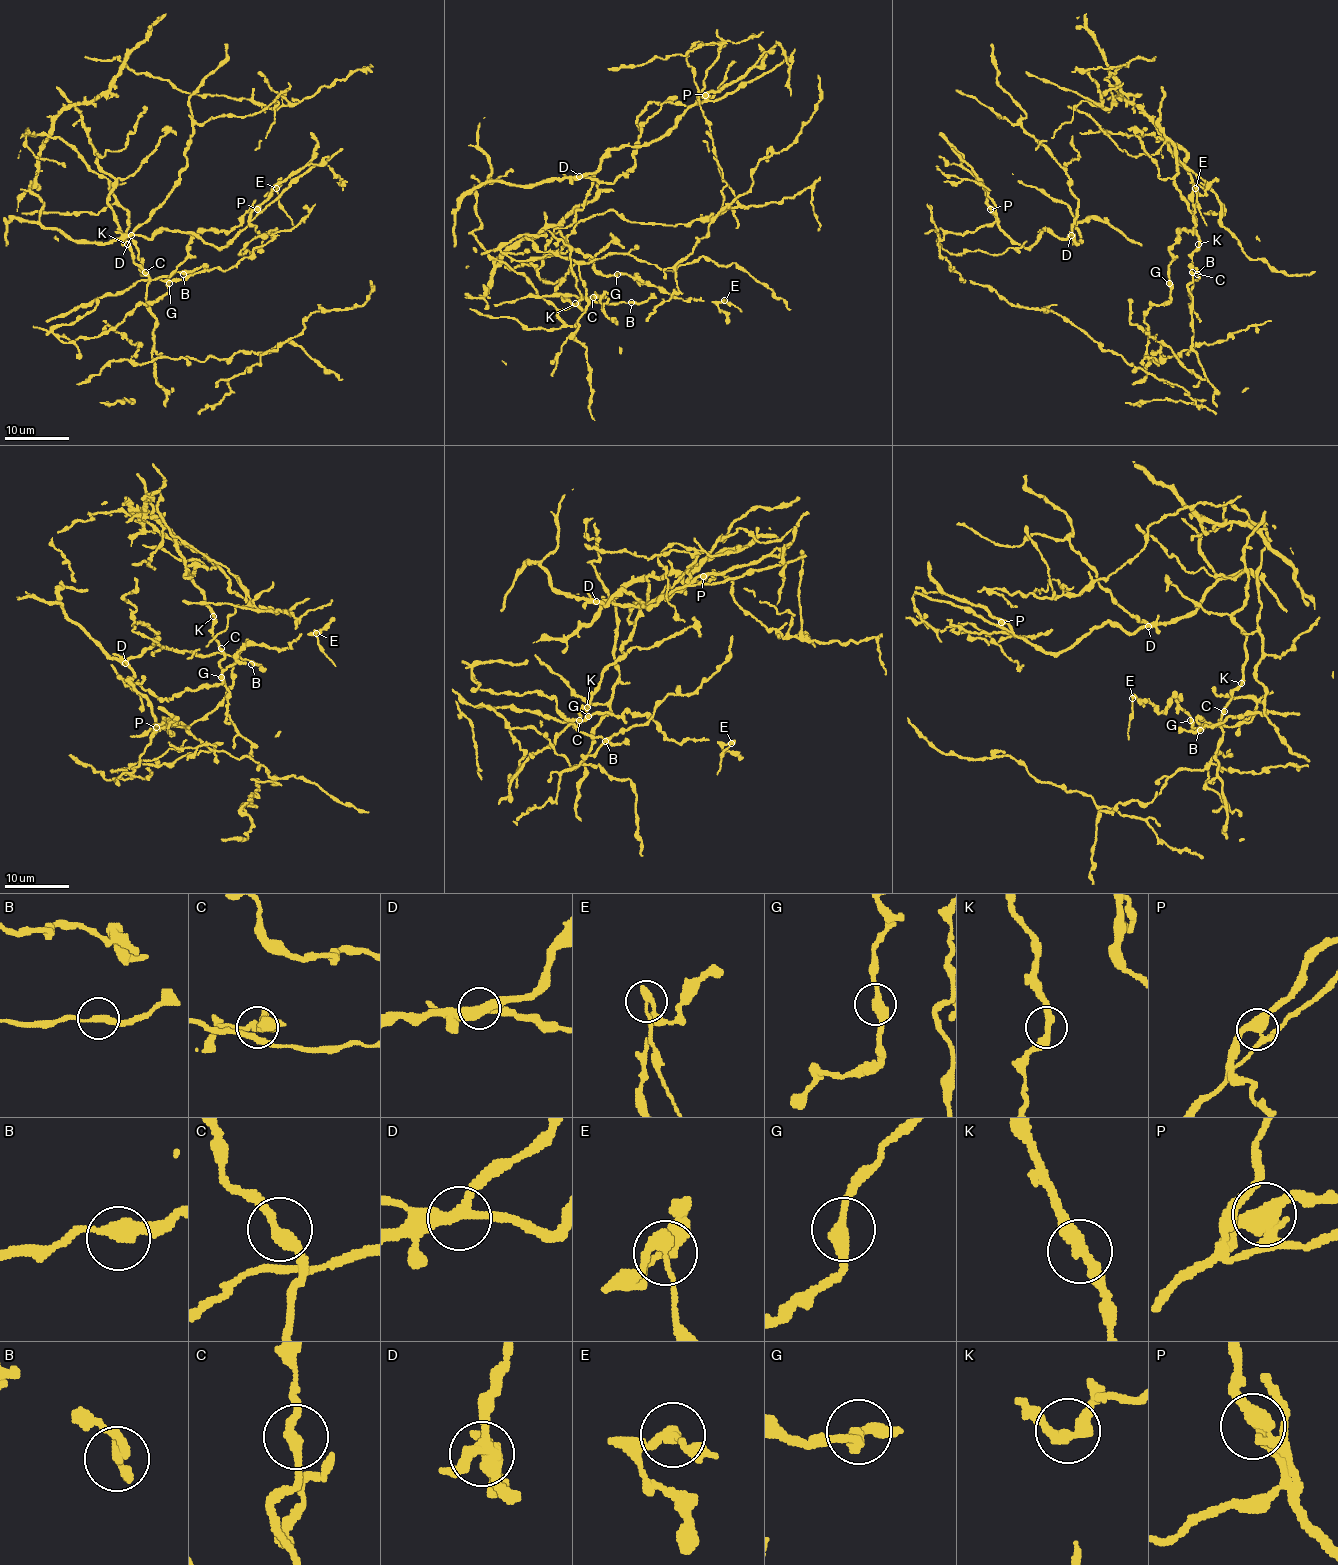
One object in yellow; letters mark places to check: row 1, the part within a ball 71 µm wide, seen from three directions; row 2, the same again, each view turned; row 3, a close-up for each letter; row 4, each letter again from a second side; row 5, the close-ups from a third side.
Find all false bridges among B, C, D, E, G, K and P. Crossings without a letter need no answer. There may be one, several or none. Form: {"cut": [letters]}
{"cut": ["E"]}

